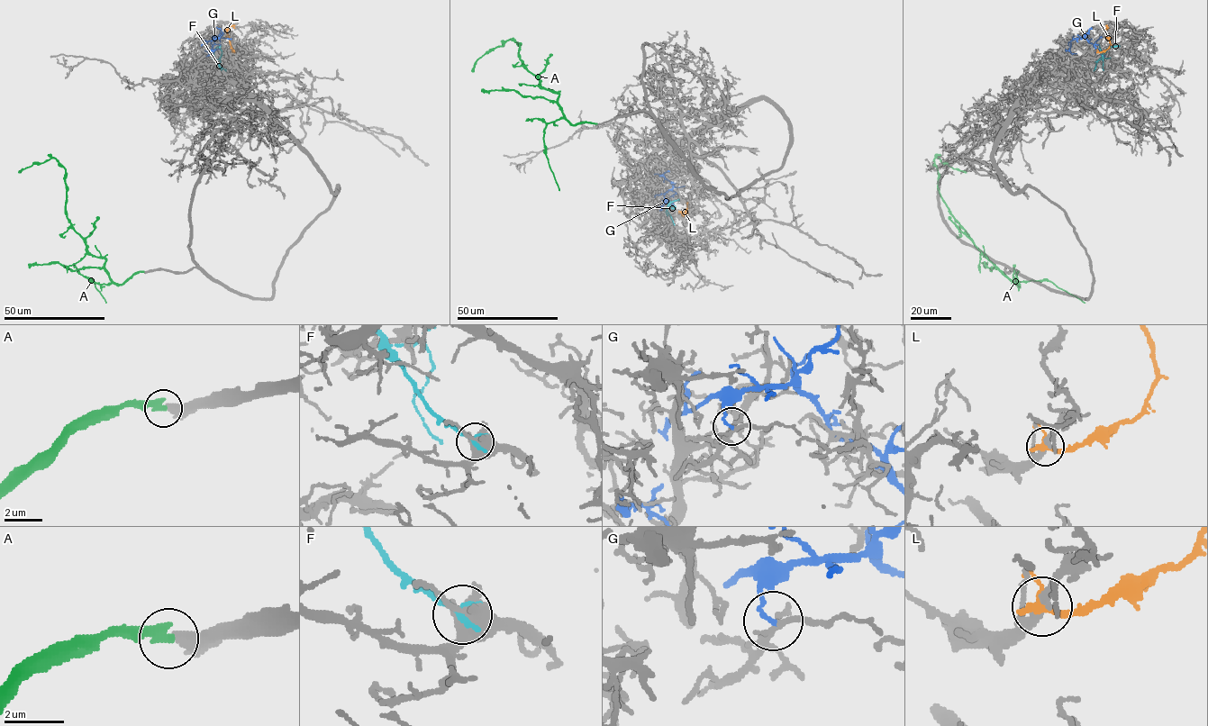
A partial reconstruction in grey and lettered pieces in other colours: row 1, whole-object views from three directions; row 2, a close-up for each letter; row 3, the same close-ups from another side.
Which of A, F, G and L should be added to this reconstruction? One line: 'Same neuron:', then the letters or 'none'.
Same neuron: none

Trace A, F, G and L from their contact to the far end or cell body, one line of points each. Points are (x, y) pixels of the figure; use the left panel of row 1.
A: (143, 272), (115, 284), (105, 259), (86, 249), (68, 220), (66, 169), (56, 159), (19, 172)
F: (224, 69), (213, 57), (214, 49), (221, 46)
G: (220, 41), (220, 38), (215, 37), (211, 42), (212, 49), (206, 55)
L: (234, 51), (227, 30), (231, 25), (234, 28)

